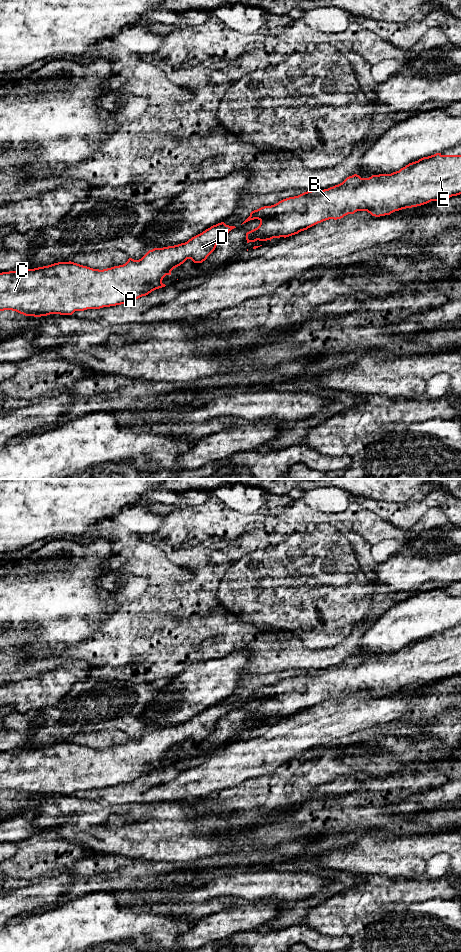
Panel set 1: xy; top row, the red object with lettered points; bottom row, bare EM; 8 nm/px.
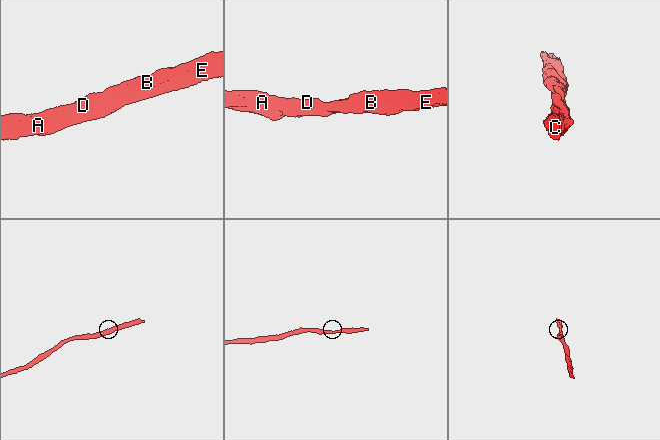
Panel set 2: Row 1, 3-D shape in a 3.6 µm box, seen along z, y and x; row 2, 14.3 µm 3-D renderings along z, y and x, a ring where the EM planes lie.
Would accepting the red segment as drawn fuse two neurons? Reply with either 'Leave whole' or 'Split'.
Leave whole

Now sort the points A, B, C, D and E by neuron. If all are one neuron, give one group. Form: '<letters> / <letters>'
A B C D E

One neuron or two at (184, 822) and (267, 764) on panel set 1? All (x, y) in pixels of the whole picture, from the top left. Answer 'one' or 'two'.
two

